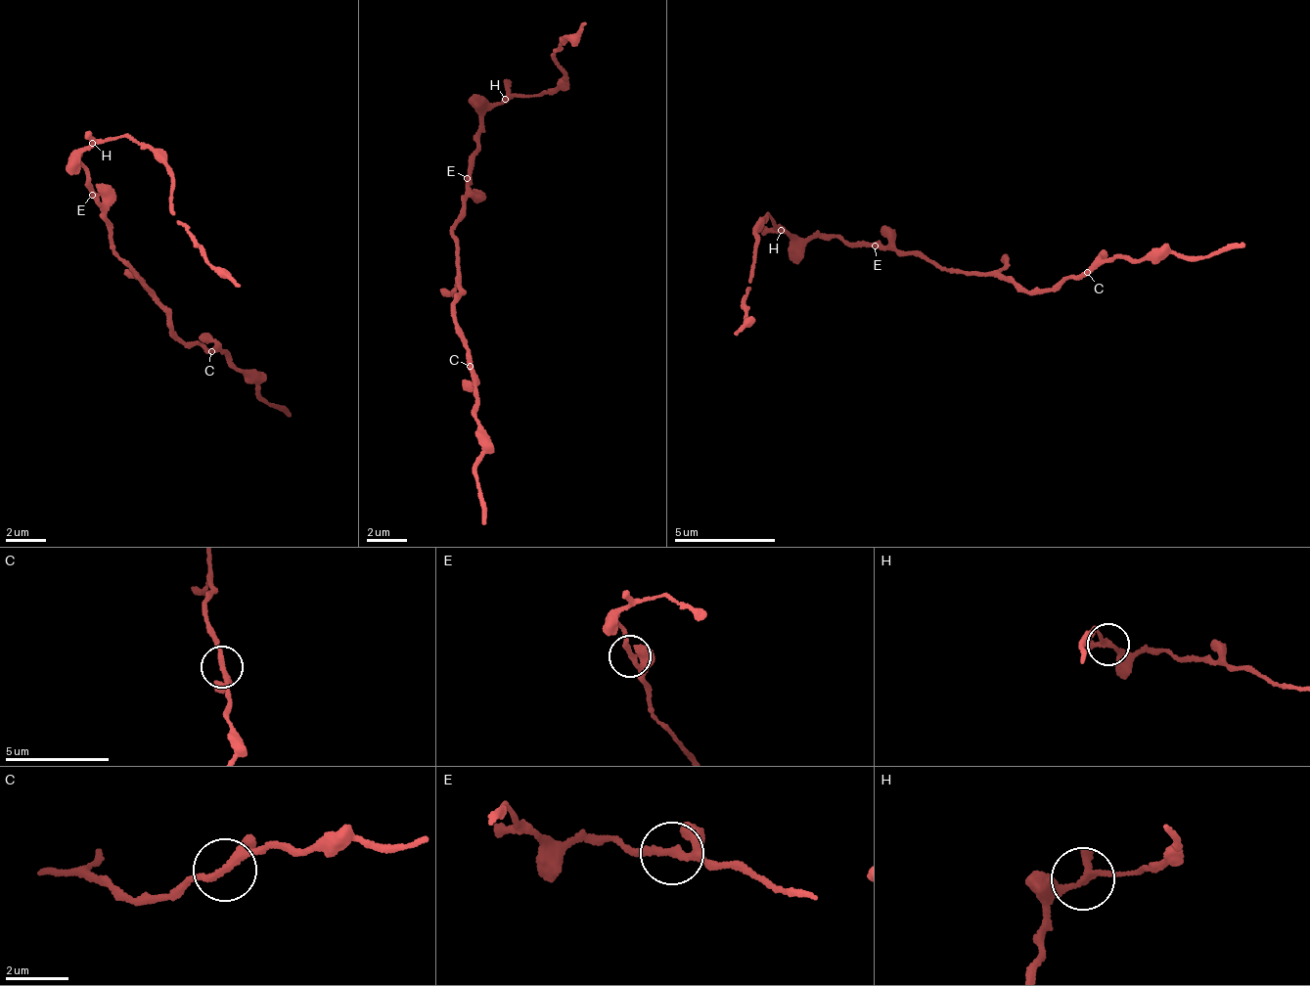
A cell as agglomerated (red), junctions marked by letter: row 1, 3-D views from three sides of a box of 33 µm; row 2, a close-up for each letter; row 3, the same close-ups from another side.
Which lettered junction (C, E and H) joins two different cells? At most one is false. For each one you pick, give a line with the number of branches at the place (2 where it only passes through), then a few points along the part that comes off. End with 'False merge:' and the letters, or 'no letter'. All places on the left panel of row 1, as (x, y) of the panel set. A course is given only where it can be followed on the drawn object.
H: branches 2; course (94, 145), (131, 134), (155, 154), (171, 177), (179, 225), (239, 285)
False merge: H

